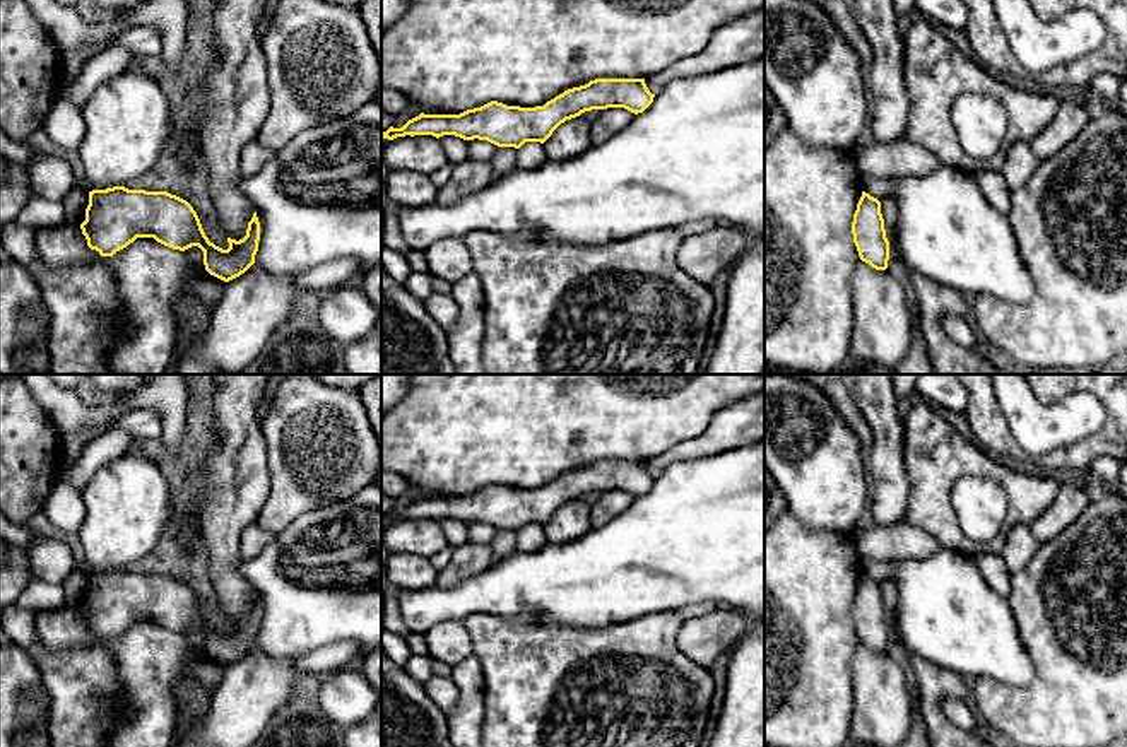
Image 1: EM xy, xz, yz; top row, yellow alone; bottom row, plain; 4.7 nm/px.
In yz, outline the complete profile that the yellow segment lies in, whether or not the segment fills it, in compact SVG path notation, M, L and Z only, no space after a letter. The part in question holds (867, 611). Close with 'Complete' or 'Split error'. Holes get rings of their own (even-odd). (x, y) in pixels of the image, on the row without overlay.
M862 574L852 605L853 626L862 644L876 653L886 653L889 624L886 621L881 585Z. Complete

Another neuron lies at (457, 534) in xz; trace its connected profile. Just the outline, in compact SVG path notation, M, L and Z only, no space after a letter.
M455 518L440 520L441 530L448 540L448 545L458 547L469 542L467 523Z

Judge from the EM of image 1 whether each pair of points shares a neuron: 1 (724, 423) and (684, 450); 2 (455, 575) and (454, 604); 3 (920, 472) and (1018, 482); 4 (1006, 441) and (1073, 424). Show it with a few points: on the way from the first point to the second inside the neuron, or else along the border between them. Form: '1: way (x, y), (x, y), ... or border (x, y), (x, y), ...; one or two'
1: way (713, 433), (695, 448); one
2: border (491, 566), (452, 585), (436, 585); two
3: way (944, 465), (987, 465), (994, 470); one
4: border (999, 402), (1009, 431), (1030, 455), (1054, 450); two

